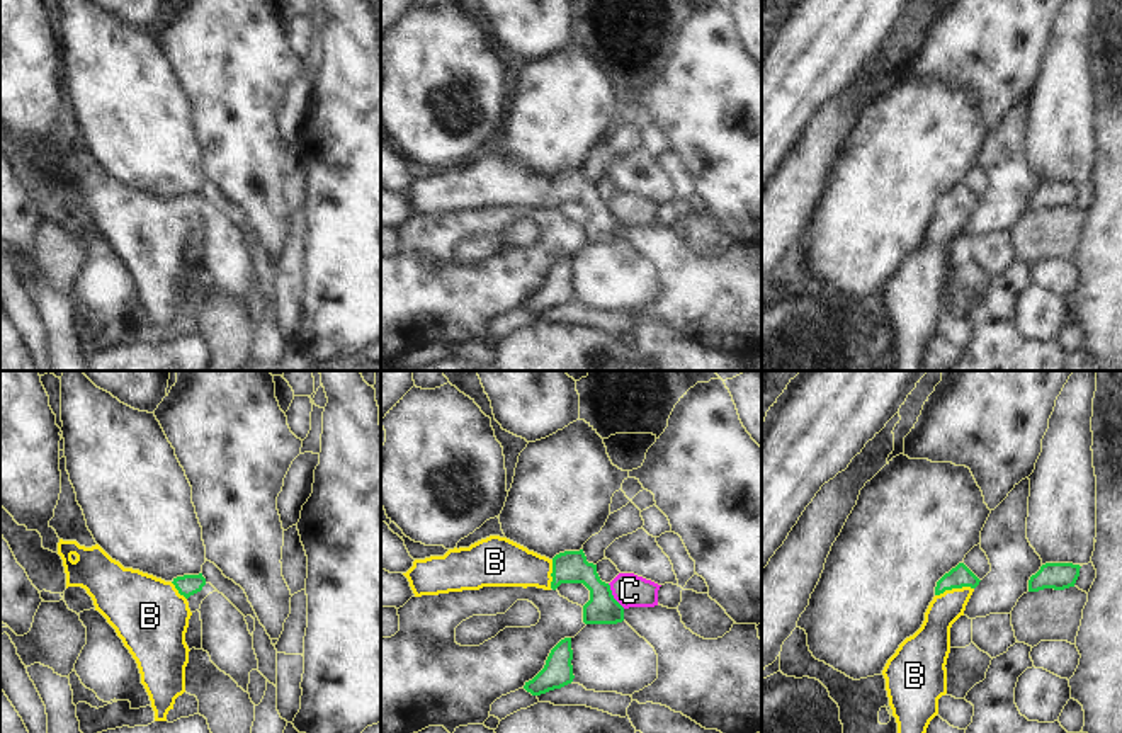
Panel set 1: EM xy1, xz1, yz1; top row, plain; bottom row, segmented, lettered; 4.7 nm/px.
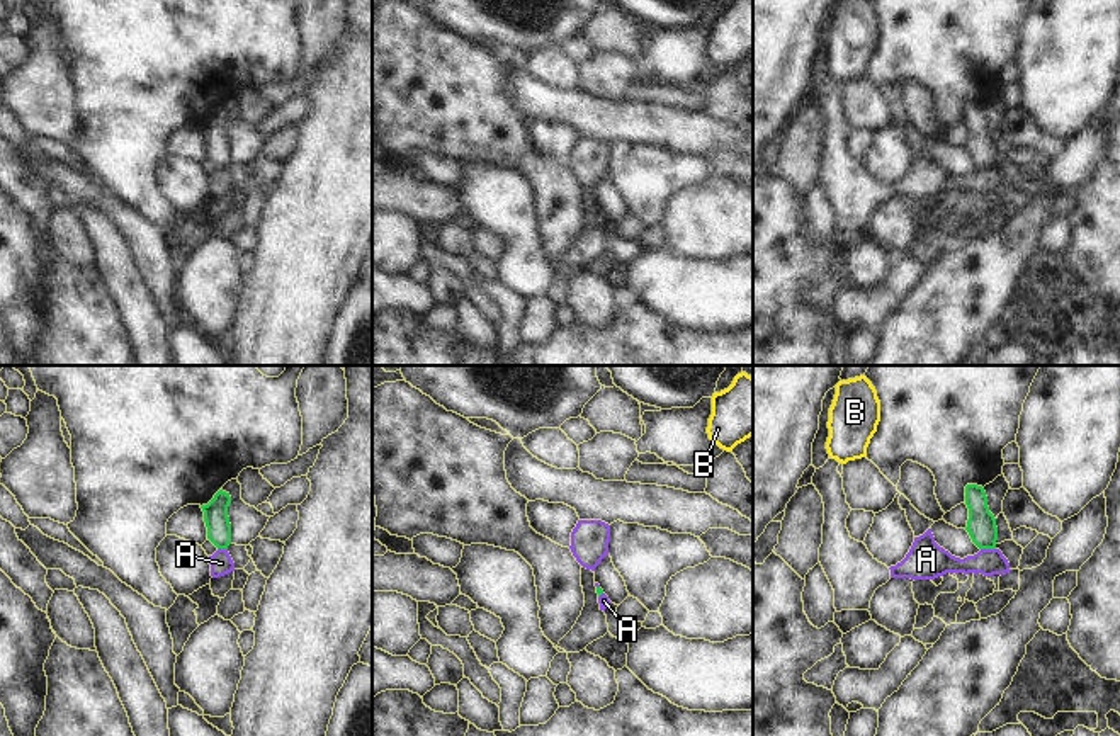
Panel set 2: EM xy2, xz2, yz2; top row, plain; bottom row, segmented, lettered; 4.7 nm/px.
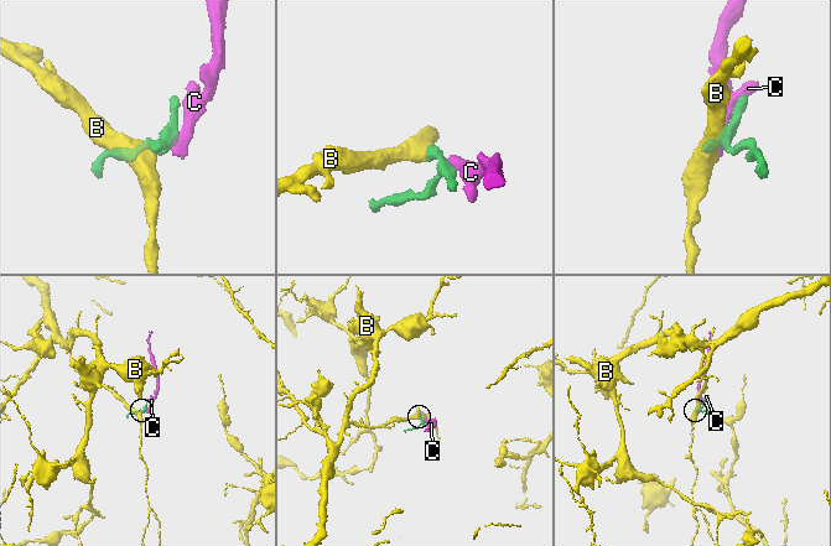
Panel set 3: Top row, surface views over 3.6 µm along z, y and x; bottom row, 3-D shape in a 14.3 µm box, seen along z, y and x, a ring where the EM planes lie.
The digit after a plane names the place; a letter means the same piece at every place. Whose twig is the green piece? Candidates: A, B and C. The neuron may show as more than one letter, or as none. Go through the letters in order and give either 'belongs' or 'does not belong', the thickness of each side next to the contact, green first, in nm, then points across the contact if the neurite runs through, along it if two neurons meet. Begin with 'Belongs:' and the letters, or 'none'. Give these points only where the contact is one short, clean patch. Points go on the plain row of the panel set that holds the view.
Belongs: B
A: does not belong; calibres 140 and 140 nm; border yz2 (981, 167), (995, 169)
B: belongs; calibres 100 and 150 nm; way yz1 (961, 194), (954, 206), (934, 254)
C: does not belong; calibres 160 and 160 nm; border xz1 (607, 203), (612, 215), (624, 227)

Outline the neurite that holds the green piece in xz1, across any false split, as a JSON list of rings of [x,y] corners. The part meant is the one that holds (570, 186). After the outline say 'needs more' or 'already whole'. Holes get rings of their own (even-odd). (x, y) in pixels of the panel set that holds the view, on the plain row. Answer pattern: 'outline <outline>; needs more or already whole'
outline [[[490,155],[469,167],[449,168],[444,175],[415,179],[403,192],[415,216],[439,214],[483,206],[537,206],[556,209],[561,202],[583,202],[590,219],[583,224],[585,243],[617,243],[624,226],[602,201],[597,184],[588,182],[583,168],[564,170],[552,179],[500,155]]]; needs more

